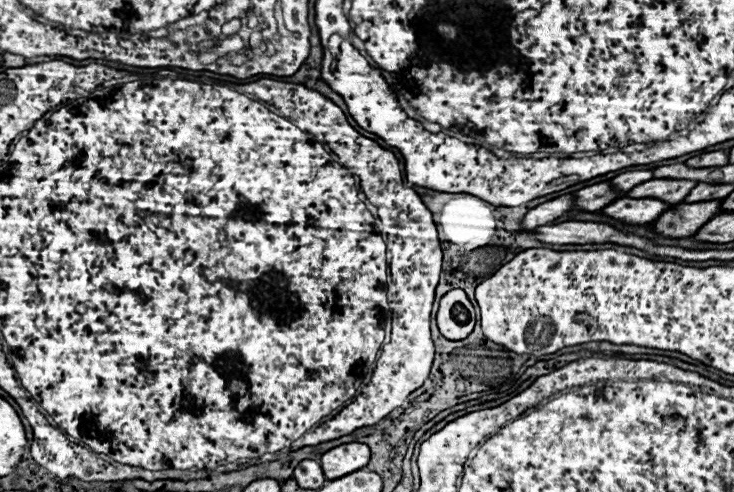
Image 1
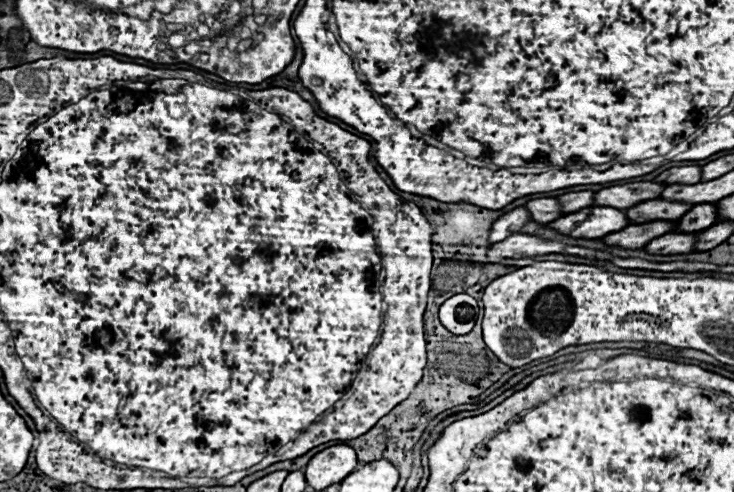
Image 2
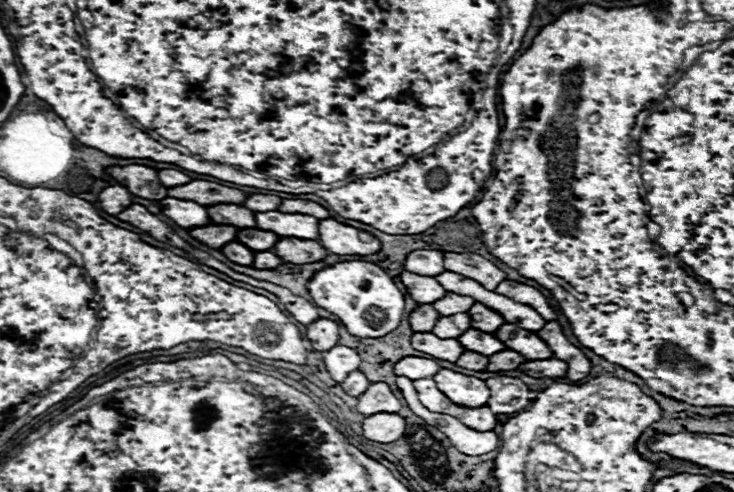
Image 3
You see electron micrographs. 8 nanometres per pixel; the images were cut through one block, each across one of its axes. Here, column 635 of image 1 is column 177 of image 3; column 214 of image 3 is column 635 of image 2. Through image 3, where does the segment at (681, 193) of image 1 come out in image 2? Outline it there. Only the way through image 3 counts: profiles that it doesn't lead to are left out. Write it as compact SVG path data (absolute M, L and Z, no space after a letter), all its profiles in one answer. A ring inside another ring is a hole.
M634 182L624 186L612 186L596 192L592 206L610 206L610 208L626 210L644 200L658 198L662 190L664 190L662 184L654 184L654 182Z

